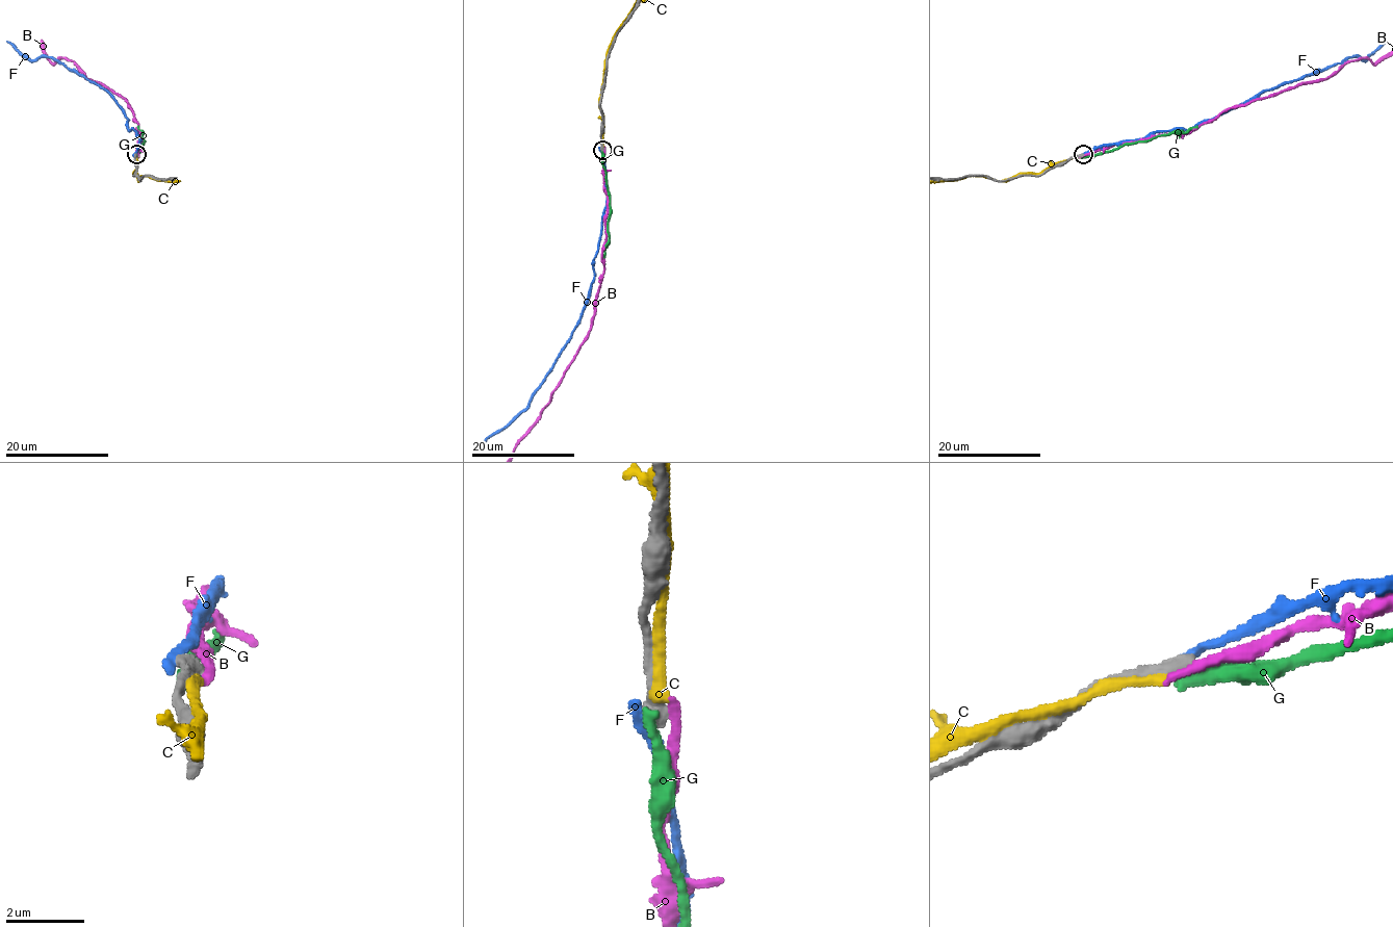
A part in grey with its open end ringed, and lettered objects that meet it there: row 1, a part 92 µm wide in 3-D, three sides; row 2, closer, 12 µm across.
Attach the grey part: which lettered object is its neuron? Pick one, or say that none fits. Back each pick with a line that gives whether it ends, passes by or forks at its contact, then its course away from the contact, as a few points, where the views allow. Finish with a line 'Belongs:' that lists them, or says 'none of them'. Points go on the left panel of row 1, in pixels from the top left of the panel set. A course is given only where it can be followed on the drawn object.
Belongs: none of them

